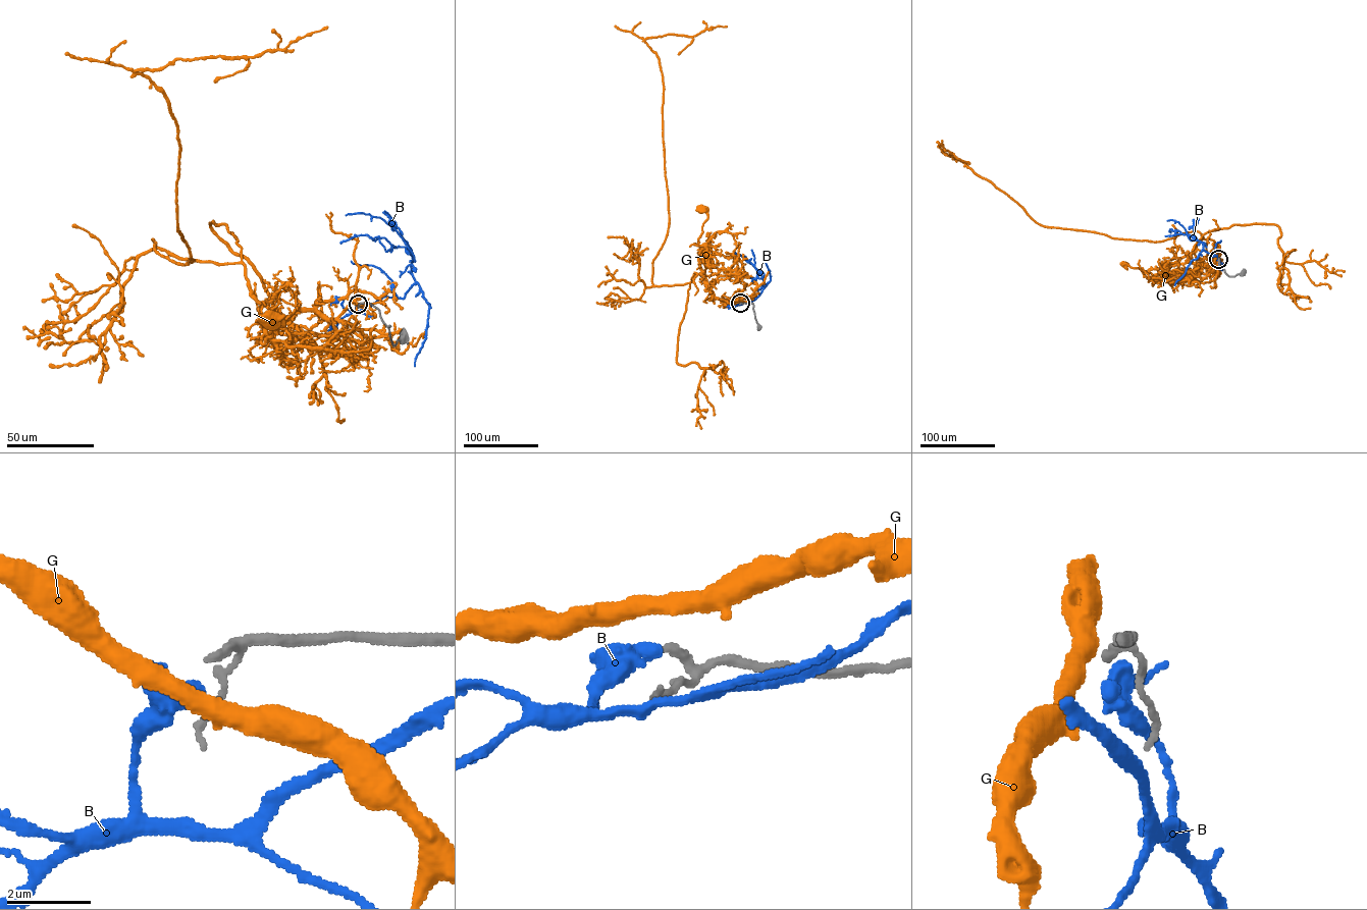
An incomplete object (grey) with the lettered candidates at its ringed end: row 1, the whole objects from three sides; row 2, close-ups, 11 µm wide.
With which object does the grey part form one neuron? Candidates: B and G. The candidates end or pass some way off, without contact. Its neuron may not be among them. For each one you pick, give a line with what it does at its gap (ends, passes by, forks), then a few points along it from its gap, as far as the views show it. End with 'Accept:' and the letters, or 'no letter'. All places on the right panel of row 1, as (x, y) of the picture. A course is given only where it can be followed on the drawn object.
Accept: no letter

